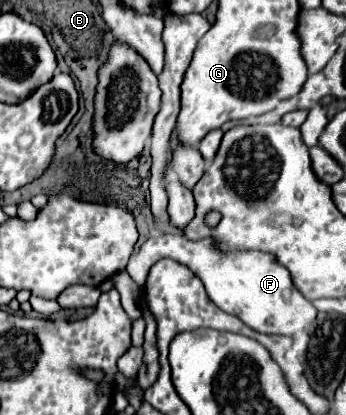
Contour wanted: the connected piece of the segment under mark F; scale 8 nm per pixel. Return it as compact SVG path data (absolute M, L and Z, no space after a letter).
M178 233L158 237L150 237L128 261L126 271L136 281L140 289L140 305L142 305L142 317L146 321L146 333L144 333L144 365L138 371L138 385L142 389L148 389L158 375L158 351L154 347L156 341L156 319L146 307L146 277L150 267L160 259L174 259L188 269L192 269L200 281L206 287L206 293L210 301L220 307L222 311L228 311L230 315L240 317L248 327L268 333L268 335L294 335L296 331L308 327L312 319L316 317L316 307L294 287L290 271L280 265L270 253L262 251L222 251L218 249L216 241L212 237L206 237L202 241L190 241L186 237L180 237Z

